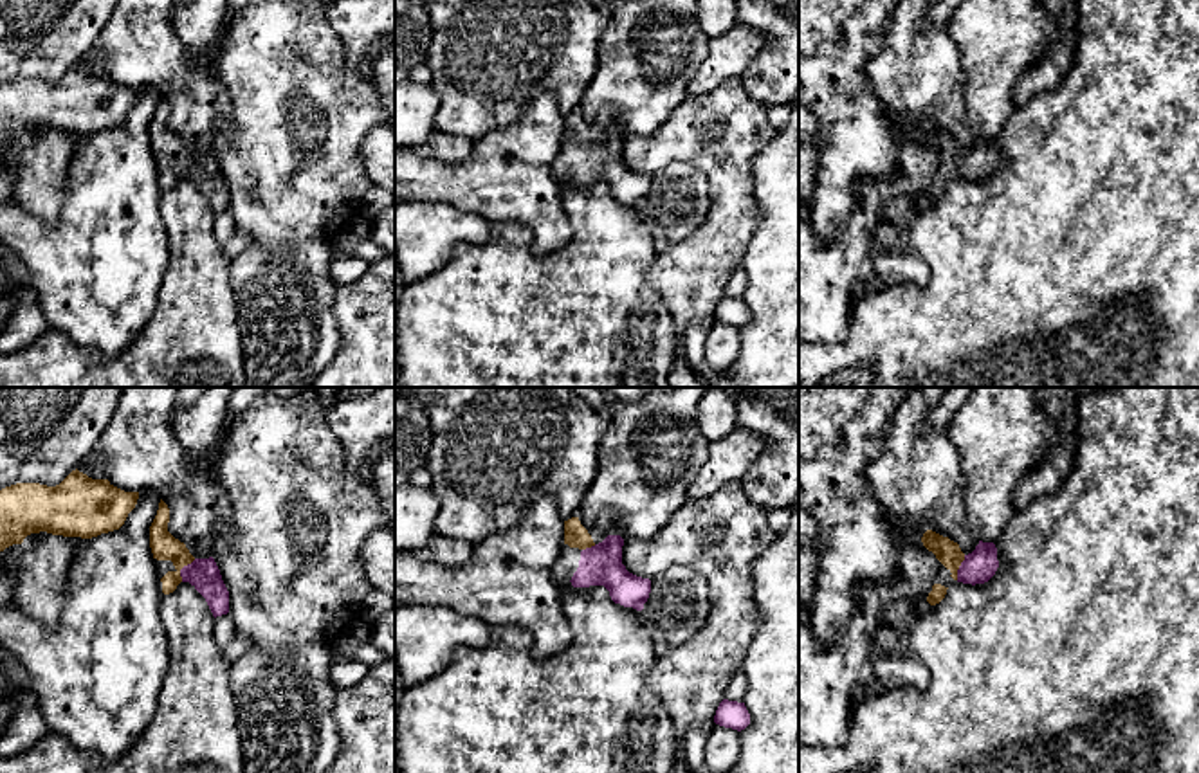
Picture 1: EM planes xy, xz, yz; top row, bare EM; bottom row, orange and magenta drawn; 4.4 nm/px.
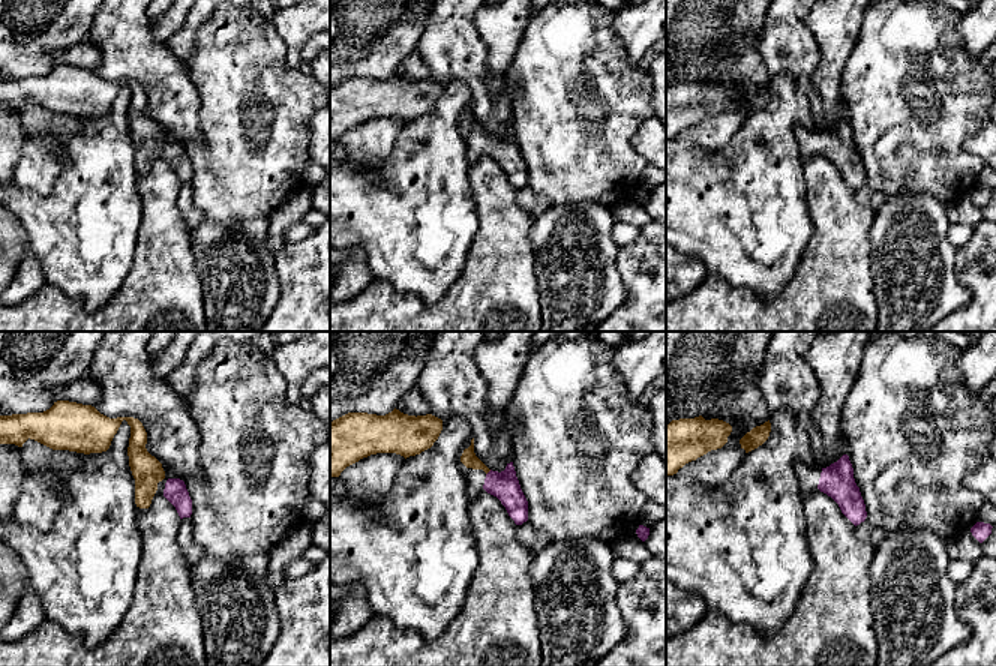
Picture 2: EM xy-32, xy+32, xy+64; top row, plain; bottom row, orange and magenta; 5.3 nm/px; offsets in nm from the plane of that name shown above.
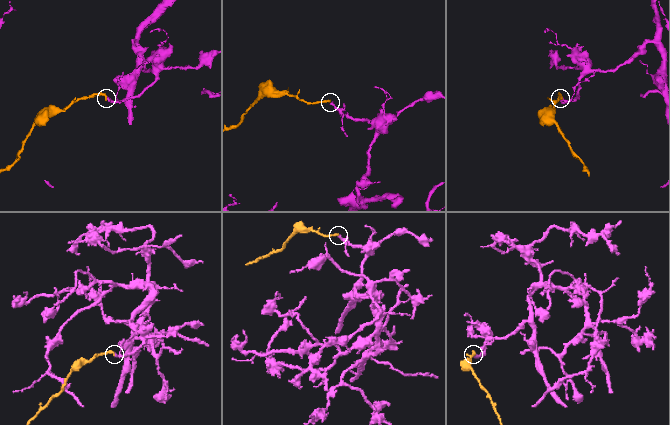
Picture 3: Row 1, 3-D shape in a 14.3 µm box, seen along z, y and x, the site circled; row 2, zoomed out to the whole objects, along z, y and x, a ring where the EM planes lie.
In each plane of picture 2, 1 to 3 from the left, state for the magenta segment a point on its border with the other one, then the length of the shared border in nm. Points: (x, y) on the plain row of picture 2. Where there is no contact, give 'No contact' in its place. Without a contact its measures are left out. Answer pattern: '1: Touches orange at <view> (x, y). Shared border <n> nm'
1: No contact
2: Touches orange at xy+32 (488, 135). Shared border 40 nm
3: No contact

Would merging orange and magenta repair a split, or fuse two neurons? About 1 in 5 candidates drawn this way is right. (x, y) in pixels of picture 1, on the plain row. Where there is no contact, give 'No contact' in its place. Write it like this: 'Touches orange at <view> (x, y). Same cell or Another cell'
Touches orange at xy (183, 163). Same cell

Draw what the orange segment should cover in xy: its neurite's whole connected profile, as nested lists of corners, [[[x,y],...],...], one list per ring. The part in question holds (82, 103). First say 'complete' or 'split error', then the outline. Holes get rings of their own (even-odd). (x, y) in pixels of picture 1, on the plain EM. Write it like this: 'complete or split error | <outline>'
complete | [[[78,65],[56,83],[5,83],[0,86],[0,148],[40,128],[92,135],[119,126],[137,95],[139,88],[124,88]]]

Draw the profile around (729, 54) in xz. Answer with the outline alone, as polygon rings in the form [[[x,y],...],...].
[[[736,23],[725,34],[710,38],[707,58],[687,83],[687,94],[700,97],[730,77],[741,77],[766,45],[768,36],[745,23]]]

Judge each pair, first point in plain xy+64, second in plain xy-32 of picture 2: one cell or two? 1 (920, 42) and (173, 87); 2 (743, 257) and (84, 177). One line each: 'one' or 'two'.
1: two
2: one

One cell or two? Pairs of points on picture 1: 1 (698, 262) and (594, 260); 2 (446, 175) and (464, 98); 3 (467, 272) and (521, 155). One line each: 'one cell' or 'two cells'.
1: two cells
2: two cells
3: two cells

